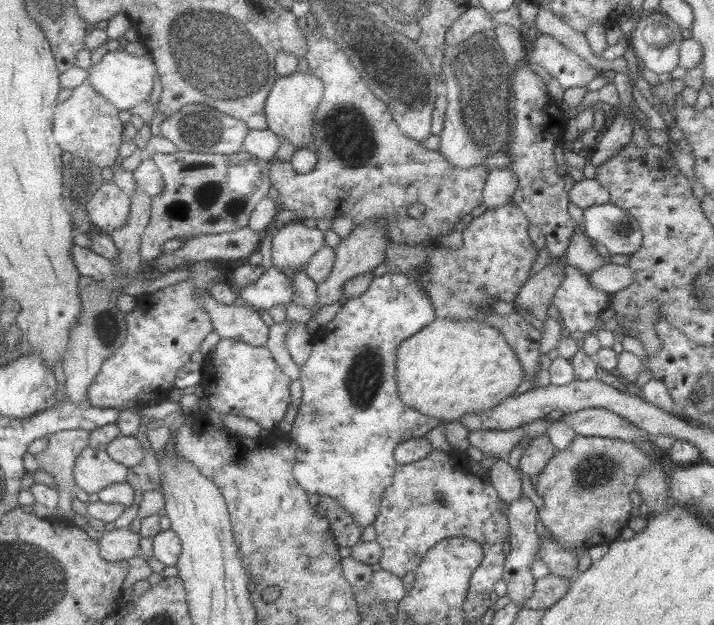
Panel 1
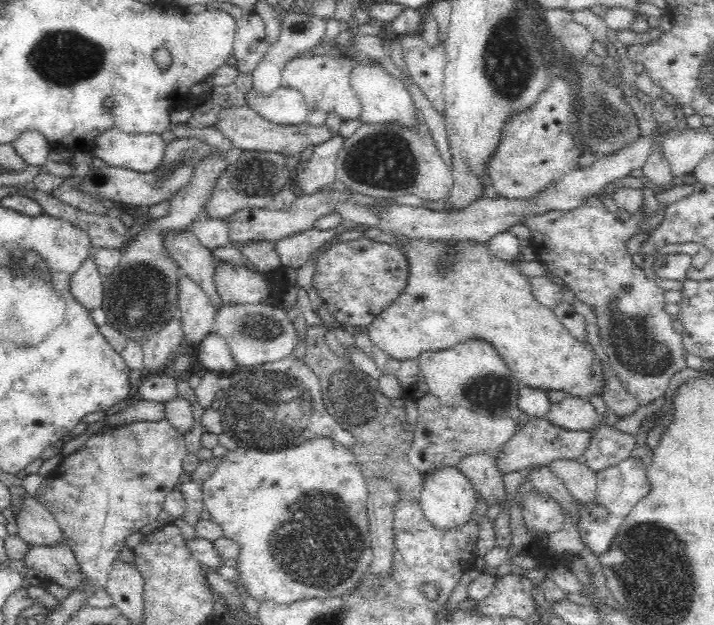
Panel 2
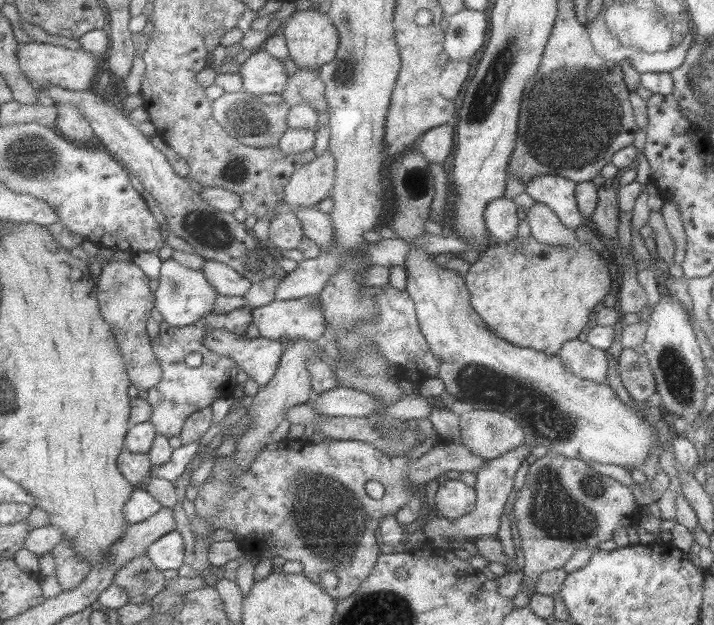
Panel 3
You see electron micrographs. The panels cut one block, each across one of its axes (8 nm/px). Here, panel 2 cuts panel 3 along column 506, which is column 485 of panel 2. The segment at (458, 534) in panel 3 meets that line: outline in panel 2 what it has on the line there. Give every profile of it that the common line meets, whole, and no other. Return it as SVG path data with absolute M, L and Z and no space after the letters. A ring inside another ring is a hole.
M476 452L466 454L457 464L458 471L473 484L475 494L480 494L486 502L502 502L506 496L503 475L497 467L492 453Z

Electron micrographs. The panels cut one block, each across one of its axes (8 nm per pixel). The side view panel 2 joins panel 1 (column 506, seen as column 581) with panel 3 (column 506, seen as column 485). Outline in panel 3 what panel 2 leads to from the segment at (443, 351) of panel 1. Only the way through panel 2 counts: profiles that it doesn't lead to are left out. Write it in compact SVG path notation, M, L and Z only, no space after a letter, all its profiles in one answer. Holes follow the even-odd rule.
M533 236L526 238L526 242L522 242L518 248L514 248L514 242L495 242L486 247L461 278L469 291L473 310L496 336L514 346L533 348L547 355L557 355L567 340L579 336L587 324L587 316L600 306L611 286L606 261L587 242L577 241L570 248L564 248L542 244Z

